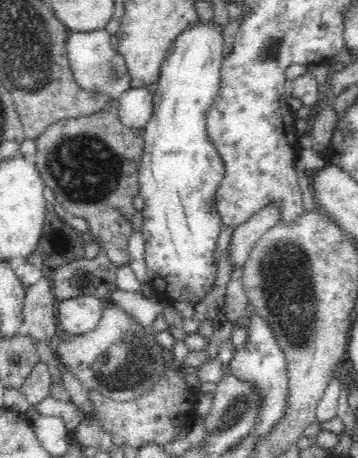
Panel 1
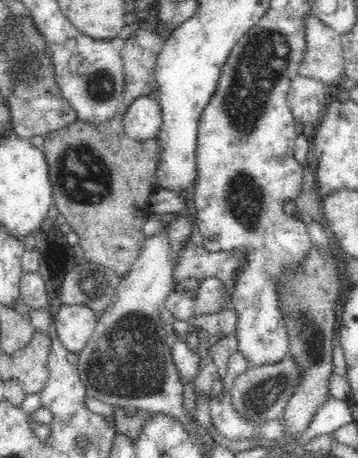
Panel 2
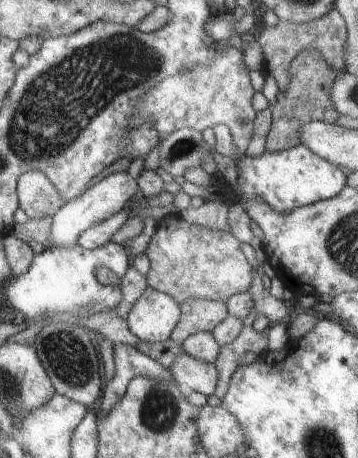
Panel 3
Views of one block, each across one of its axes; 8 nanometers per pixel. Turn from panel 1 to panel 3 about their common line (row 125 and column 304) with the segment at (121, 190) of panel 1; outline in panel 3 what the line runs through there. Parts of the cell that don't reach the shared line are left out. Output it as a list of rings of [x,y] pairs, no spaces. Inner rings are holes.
[[[301,52],[289,66],[289,86],[283,94],[277,94],[277,100],[273,106],[269,106],[271,112],[271,130],[267,132],[265,140],[265,152],[285,152],[289,148],[295,148],[299,144],[299,128],[303,120],[315,120],[315,122],[325,122],[325,124],[335,124],[339,114],[335,112],[329,92],[333,80],[339,76],[333,68],[325,64],[319,52]]]

